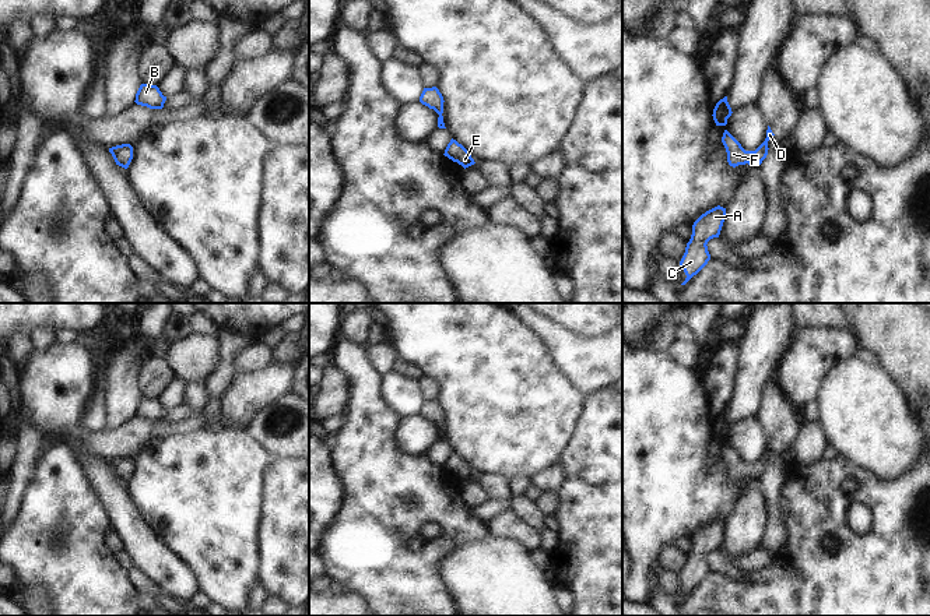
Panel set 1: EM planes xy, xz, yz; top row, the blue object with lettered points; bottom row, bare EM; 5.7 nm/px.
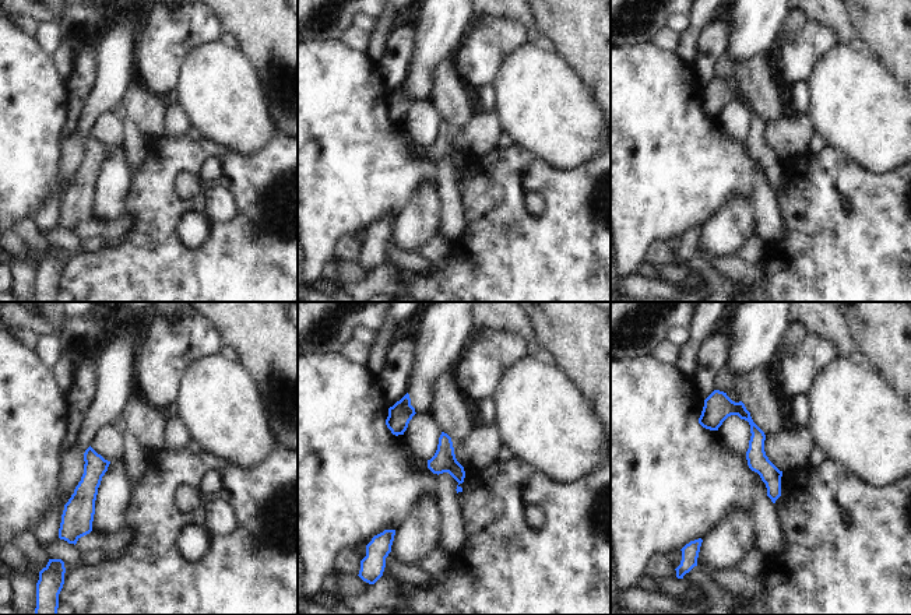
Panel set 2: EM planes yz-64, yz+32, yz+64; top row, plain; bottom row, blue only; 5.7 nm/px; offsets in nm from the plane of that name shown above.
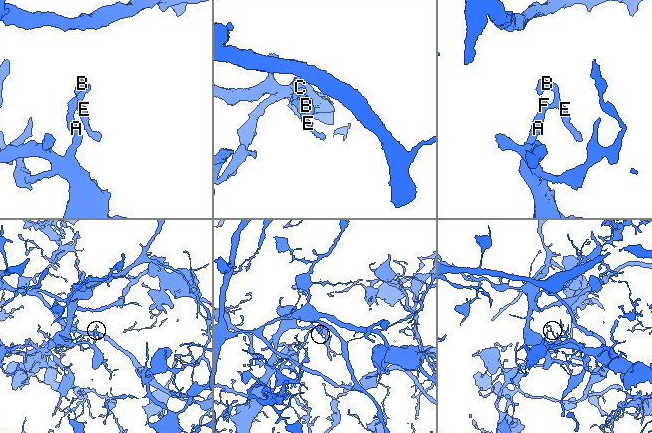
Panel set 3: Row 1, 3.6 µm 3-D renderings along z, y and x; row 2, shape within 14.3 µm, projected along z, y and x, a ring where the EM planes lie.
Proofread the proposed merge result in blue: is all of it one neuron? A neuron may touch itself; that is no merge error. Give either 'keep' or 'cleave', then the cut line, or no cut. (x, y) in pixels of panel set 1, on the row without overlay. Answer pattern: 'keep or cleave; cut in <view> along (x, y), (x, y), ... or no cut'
keep; no cut

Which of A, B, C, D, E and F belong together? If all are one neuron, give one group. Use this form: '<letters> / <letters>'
A B C D E F

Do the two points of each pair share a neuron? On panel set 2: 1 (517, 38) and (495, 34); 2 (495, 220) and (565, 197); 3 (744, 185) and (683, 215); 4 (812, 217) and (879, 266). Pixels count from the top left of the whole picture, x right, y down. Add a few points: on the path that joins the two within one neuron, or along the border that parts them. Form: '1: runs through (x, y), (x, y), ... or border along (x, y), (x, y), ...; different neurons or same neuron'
1: runs through (512, 37), (500, 37); same neuron
2: runs through (512, 220), (542, 220), (548, 214); same neuron
3: runs through (728, 185), (714, 185), (699, 200); same neuron
4: runs through (829, 217), (862, 249); same neuron

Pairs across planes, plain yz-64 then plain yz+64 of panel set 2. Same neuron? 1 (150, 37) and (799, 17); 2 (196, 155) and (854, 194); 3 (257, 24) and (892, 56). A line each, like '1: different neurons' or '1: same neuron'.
1: different neurons
2: same neuron
3: same neuron

